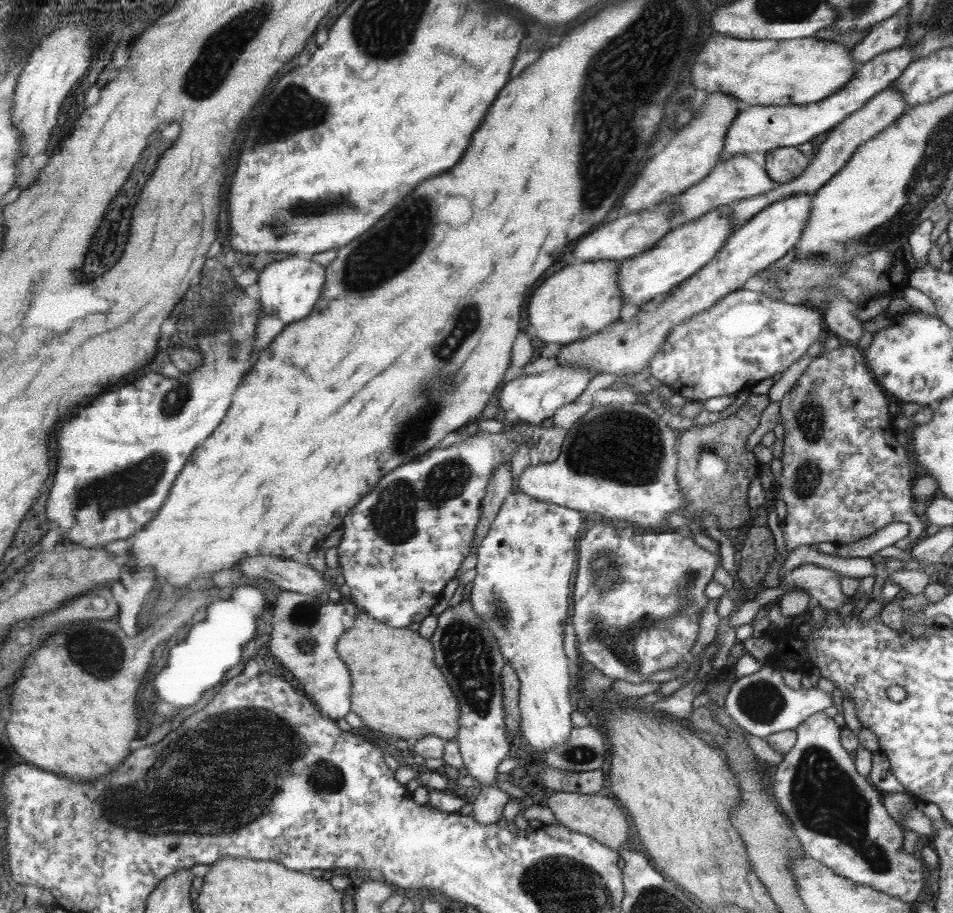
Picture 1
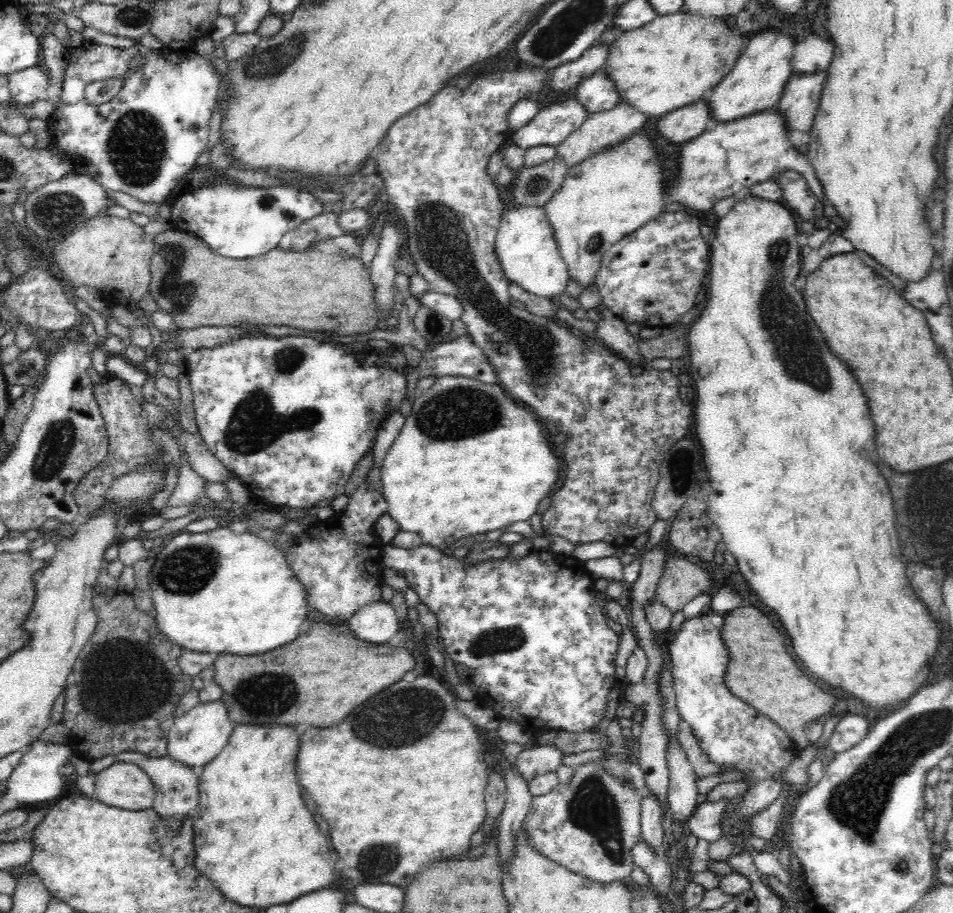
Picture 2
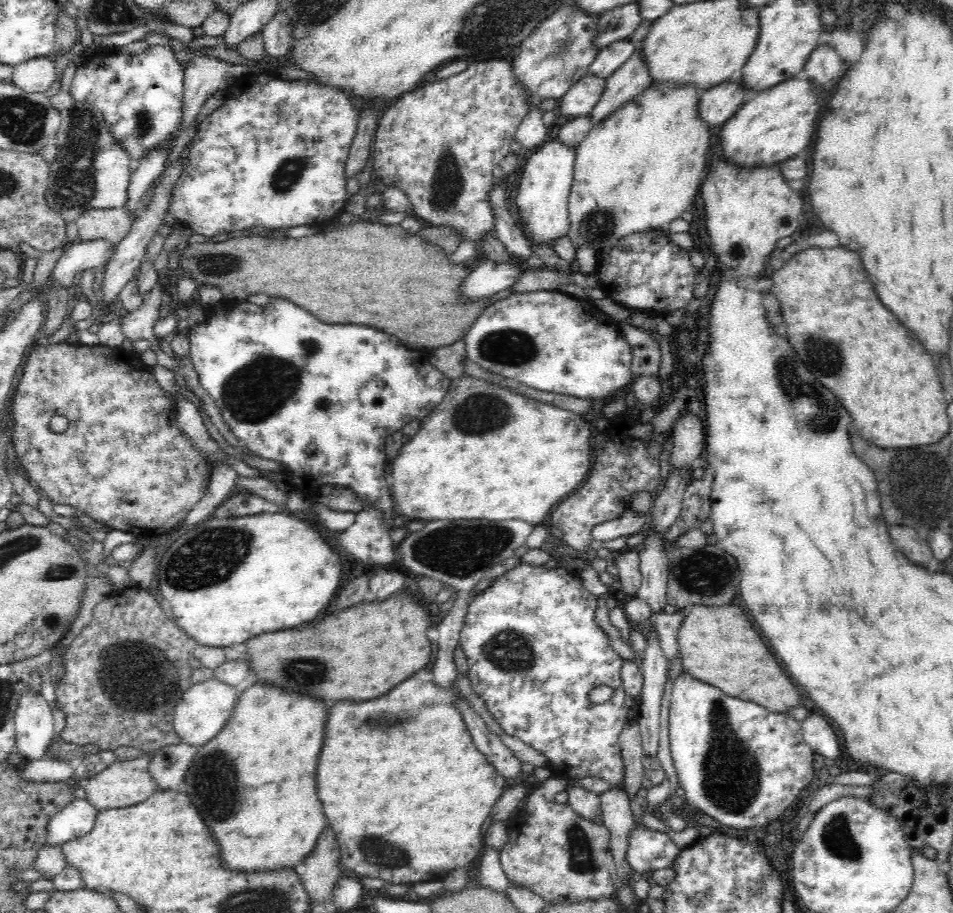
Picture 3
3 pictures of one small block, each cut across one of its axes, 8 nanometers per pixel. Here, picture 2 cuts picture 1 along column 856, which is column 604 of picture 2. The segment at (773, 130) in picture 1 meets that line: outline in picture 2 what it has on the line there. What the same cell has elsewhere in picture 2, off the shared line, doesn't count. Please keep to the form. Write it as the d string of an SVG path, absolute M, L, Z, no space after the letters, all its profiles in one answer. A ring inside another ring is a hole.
M604 68L577 85L573 96L589 113L613 109L621 98L614 81L607 76Z

